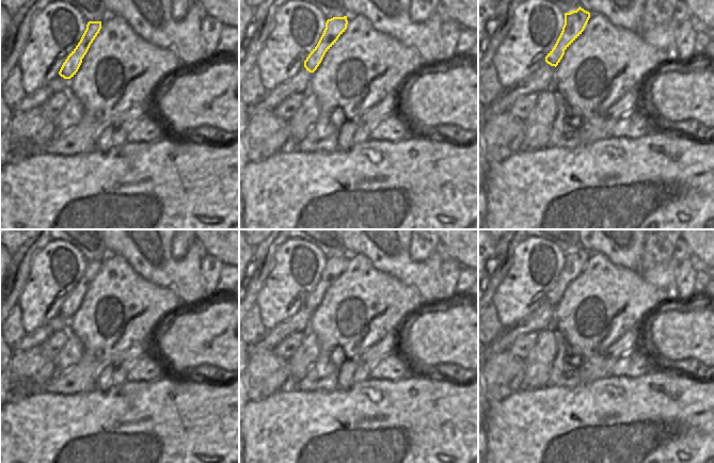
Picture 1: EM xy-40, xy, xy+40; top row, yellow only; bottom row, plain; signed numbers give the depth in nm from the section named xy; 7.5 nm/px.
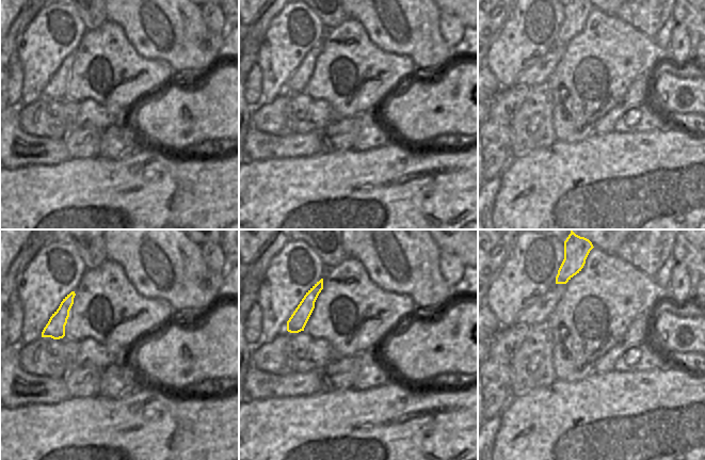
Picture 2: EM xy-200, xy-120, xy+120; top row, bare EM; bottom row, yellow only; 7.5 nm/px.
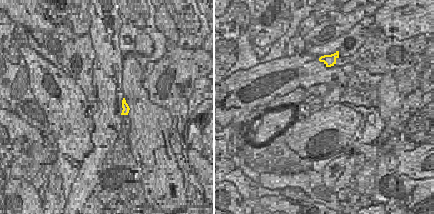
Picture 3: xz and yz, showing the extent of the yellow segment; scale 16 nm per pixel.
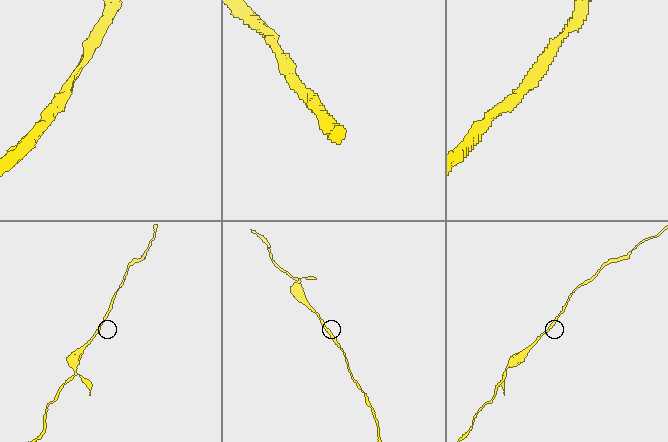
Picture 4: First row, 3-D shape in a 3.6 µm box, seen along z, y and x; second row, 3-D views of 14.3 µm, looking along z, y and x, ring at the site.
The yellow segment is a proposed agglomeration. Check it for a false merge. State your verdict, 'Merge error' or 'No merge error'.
No merge error.

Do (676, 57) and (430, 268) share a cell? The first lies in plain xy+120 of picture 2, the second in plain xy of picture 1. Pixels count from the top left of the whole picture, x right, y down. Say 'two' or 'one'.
two

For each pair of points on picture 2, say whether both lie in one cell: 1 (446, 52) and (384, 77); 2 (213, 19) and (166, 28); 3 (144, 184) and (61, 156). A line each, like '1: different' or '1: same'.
1: different
2: different
3: different

